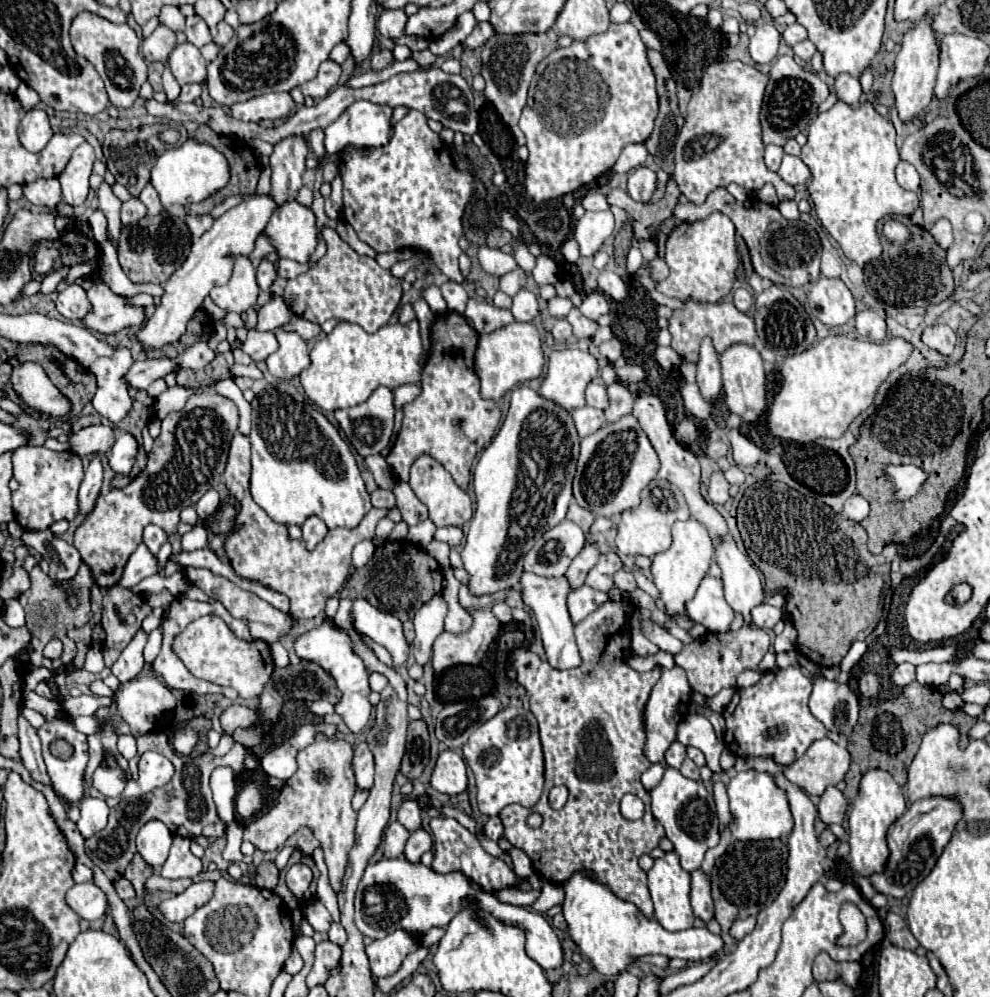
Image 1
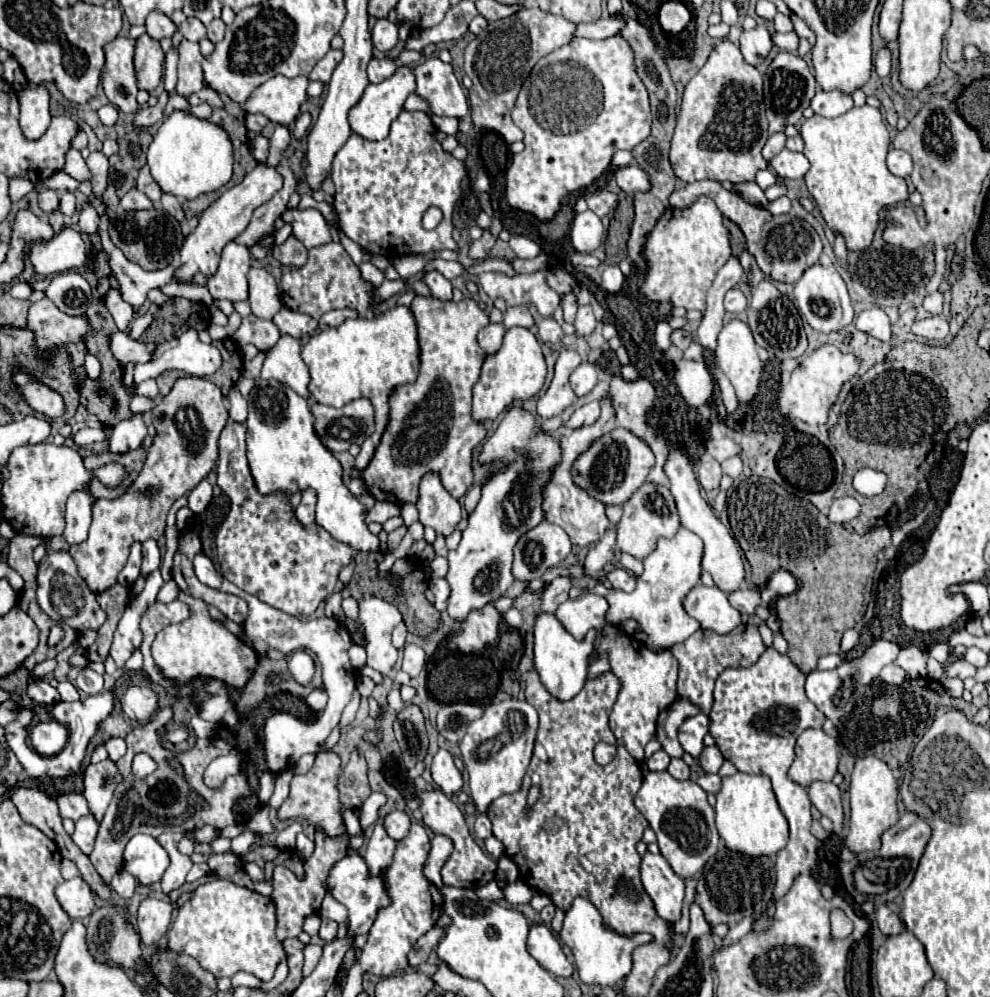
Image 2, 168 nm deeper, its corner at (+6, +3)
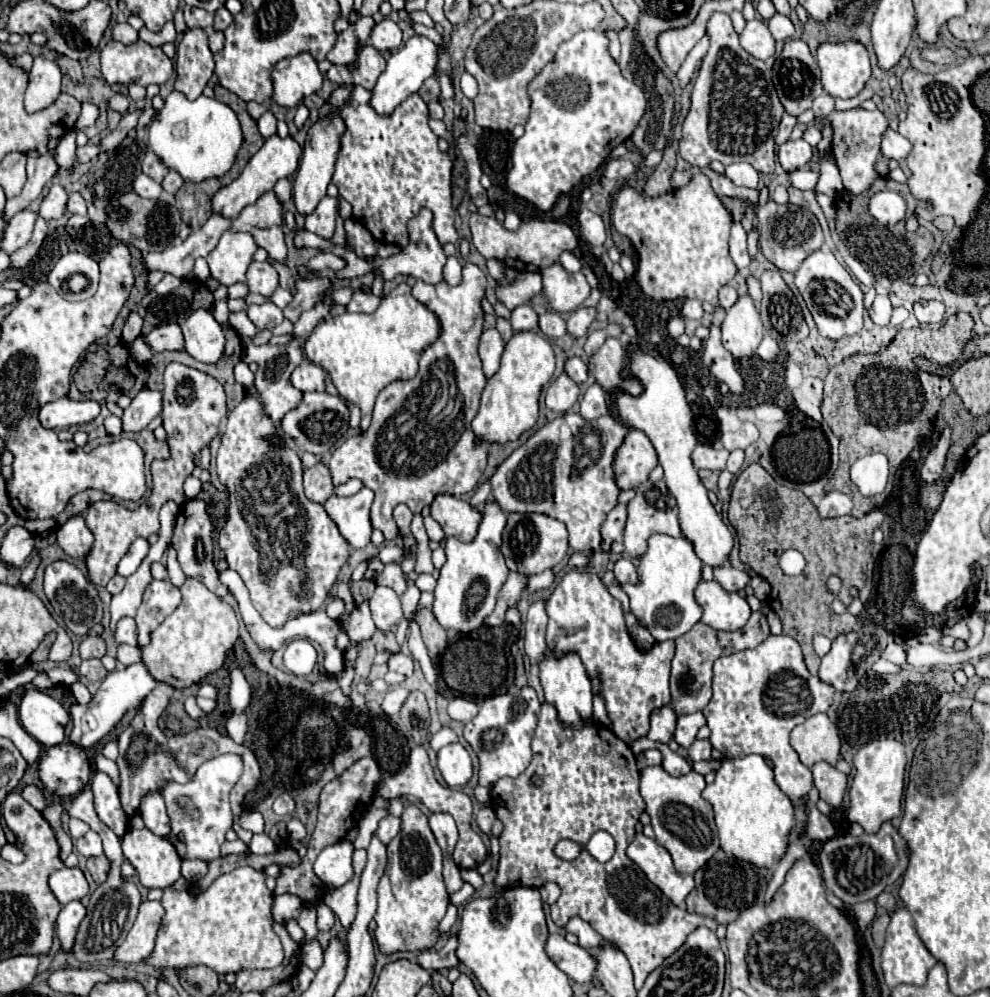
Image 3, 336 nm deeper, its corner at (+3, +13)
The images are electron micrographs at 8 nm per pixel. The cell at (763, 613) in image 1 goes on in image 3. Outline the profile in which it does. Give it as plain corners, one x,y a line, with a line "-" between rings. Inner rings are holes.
734,566
714,568
714,574
716,574
716,582
720,582
720,586
728,592
738,592
738,590
744,590
746,586
750,586
748,572
736,570

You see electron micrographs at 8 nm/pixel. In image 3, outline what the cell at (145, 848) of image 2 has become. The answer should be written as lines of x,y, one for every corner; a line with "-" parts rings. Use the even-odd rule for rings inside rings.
130,828
122,836
122,852
146,888
168,888
180,878
182,858
178,858
174,844
146,828

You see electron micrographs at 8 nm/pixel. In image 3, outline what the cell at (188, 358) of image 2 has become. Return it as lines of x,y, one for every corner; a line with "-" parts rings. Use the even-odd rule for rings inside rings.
196,310
182,326
184,352
204,364
216,364
224,354
224,334
212,312

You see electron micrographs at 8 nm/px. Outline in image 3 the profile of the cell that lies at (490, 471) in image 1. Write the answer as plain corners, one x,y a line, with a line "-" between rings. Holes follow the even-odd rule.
488,500
482,510
482,520
478,526
478,534
472,542
460,542
460,538
452,536
446,540
446,564
440,568
438,586
434,590
434,606
432,612
436,620
448,630
448,634
456,632
472,632
482,626
482,620
492,614
496,604
496,594
500,586
506,582
506,574
510,572
502,558
502,530
506,528
508,514
498,506
498,502

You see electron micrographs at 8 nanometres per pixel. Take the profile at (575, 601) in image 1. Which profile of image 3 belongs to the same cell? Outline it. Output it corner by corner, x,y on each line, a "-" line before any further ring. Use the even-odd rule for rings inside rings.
570,570
562,578
562,582
554,588
552,596
546,600
546,612
548,612
548,630
546,630
548,648
554,650
556,654
574,650
580,654
588,676
600,674
602,696
606,700
606,710
612,720
612,732
626,744
644,738
650,730
652,710
670,704
670,662
674,658
674,642
668,640
664,642
664,648
650,648
648,652
640,650
626,630
620,602
604,588
600,578
592,572

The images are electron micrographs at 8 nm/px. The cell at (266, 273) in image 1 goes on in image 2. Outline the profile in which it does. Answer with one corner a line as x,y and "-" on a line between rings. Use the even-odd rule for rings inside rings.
253,266
247,274
247,282
249,282
249,304
253,314
271,320
281,308
275,278
267,270

